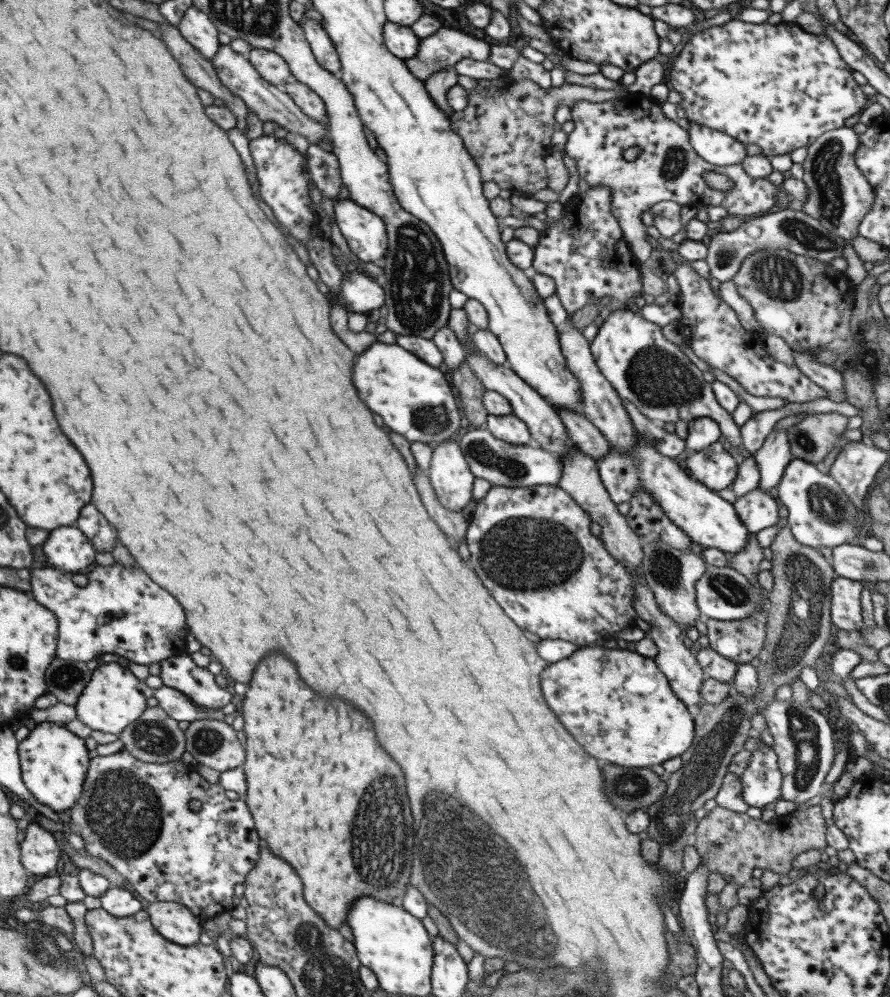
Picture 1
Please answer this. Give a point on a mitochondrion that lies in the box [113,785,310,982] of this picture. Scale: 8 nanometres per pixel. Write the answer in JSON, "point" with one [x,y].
{"point":[227,855]}

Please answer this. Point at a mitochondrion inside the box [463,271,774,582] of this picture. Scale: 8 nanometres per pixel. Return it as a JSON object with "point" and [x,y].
{"point":[655,377]}

